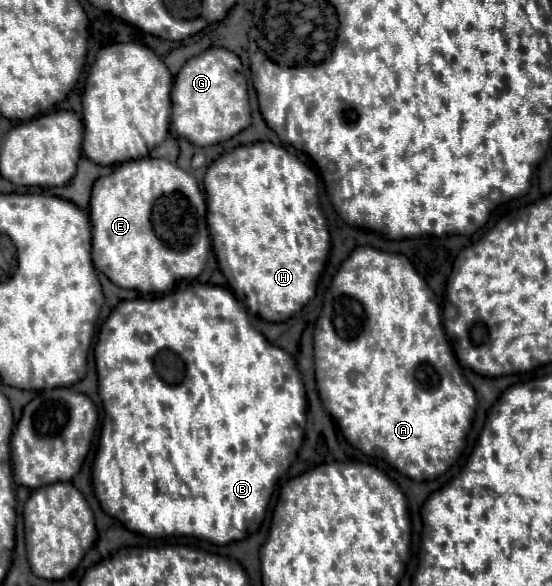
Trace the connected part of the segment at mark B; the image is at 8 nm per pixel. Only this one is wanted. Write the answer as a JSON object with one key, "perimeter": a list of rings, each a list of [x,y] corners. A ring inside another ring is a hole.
{"perimeter":[[[192,284],[184,290],[176,290],[172,294],[166,294],[166,296],[160,296],[160,298],[152,298],[152,300],[144,300],[144,298],[136,298],[136,300],[124,300],[118,308],[112,310],[112,314],[106,318],[106,322],[102,324],[100,332],[98,334],[98,342],[96,342],[96,348],[94,348],[94,356],[96,356],[96,370],[98,374],[98,392],[100,392],[100,398],[102,398],[102,406],[104,406],[105,418],[102,423],[102,436],[100,436],[100,446],[98,446],[98,452],[96,452],[96,460],[94,460],[94,468],[92,468],[92,484],[94,484],[94,492],[96,492],[96,498],[102,506],[102,510],[106,514],[110,514],[112,518],[120,520],[128,530],[132,532],[138,532],[142,536],[150,536],[150,538],[162,538],[162,536],[196,536],[196,538],[204,538],[212,544],[228,544],[228,542],[236,542],[236,540],[244,540],[248,538],[252,532],[256,532],[264,520],[264,514],[266,514],[266,506],[268,506],[268,500],[274,492],[274,486],[276,482],[284,476],[284,472],[288,470],[288,466],[296,460],[298,456],[298,450],[302,446],[302,440],[304,440],[304,428],[306,428],[306,390],[304,390],[304,384],[300,388],[300,372],[296,368],[296,362],[294,358],[284,352],[282,348],[270,344],[248,320],[248,310],[242,302],[238,302],[238,299],[230,289],[222,288],[222,286],[215,286],[210,284]]]}

